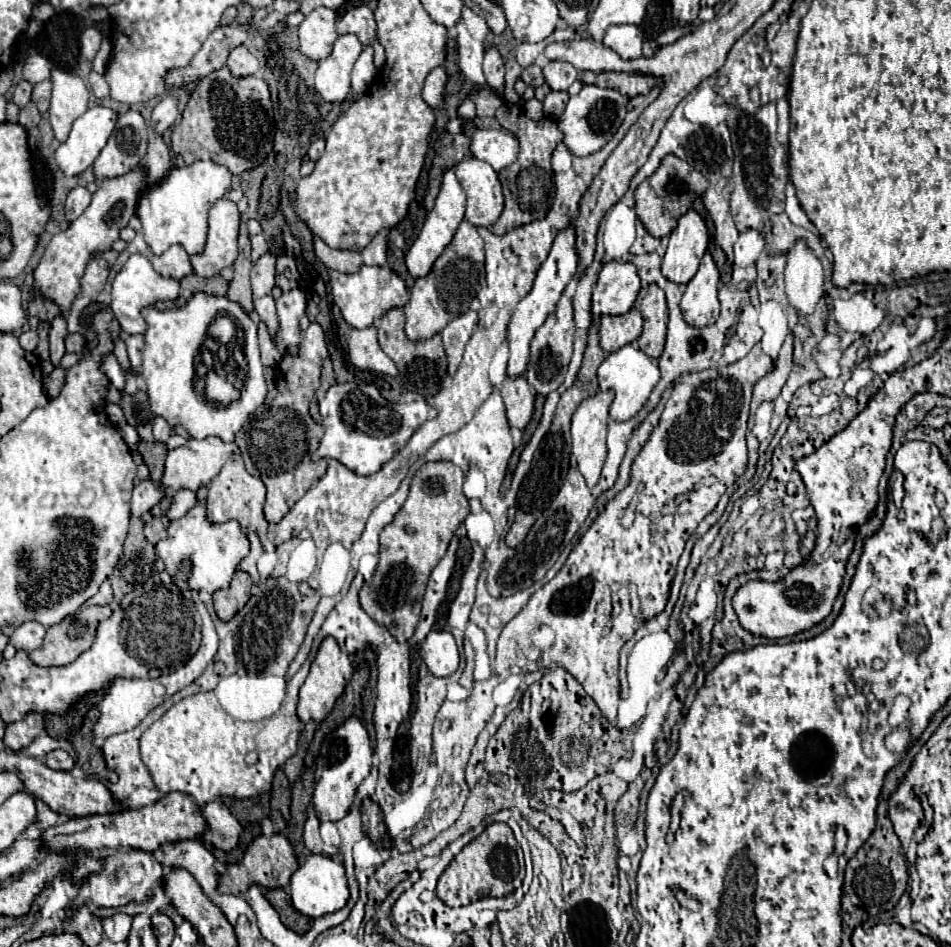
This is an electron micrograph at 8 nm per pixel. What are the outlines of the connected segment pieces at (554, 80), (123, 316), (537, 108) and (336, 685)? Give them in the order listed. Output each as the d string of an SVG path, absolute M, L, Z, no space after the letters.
M549 61L545 67L543 67L543 75L545 75L545 81L547 85L553 89L553 91L563 91L567 89L573 81L577 81L577 69L565 61Z
M131 255L129 261L125 263L125 267L117 273L117 277L113 281L111 311L127 335L143 335L145 321L141 317L141 309L151 307L157 301L175 301L177 297L179 297L179 281L167 279L167 277L161 277L159 273L155 273L155 269L147 257Z
M529 99L527 103L525 103L525 115L529 117L529 119L541 119L543 117L543 103L539 101L539 99Z
M325 637L321 647L319 647L319 653L317 653L315 661L311 663L309 677L305 679L305 683L303 683L301 691L299 691L297 717L301 719L301 723L309 723L309 721L321 723L331 713L335 701L343 695L345 685L349 683L351 675L353 675L353 667L351 667L349 657L339 649L339 645L337 645L337 641L333 637Z

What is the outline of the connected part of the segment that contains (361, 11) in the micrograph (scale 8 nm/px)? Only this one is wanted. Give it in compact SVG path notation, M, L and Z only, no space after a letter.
M359 5L349 9L339 21L337 21L337 33L353 33L363 45L373 45L377 39L377 23L373 17L371 7Z

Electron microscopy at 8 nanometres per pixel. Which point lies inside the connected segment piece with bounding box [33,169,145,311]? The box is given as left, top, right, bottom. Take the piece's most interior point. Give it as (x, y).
(58, 276)

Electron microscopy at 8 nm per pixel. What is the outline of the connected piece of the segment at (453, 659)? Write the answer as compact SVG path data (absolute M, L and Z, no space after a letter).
M431 631L423 641L423 661L435 677L449 677L459 667L459 649L451 633Z

